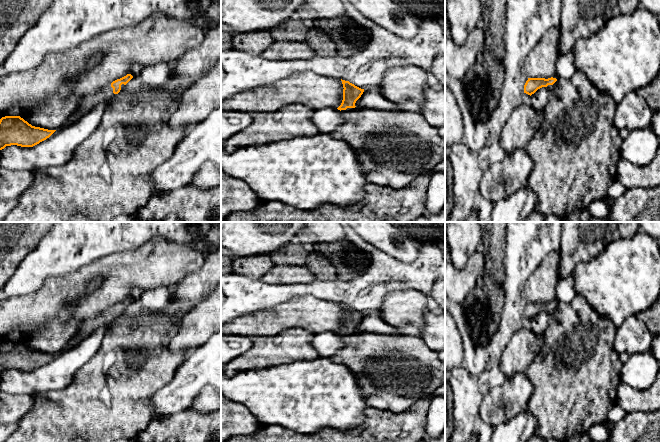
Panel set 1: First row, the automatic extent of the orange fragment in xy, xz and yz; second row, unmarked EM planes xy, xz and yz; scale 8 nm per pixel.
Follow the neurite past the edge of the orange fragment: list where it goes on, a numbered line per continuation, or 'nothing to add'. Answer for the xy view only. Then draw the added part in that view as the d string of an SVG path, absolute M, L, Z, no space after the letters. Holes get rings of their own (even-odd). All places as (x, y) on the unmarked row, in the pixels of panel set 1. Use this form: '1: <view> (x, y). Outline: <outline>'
1: xy (87, 327). Outline: M111 307L105 309L100 315L95 318L84 320L81 322L75 336L67 344L66 348L71 348L78 345L86 337L90 336L95 330L100 327L111 325L116 318L113 317Z

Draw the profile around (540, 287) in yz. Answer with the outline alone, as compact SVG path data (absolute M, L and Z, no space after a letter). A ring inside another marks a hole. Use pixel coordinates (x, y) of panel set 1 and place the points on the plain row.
M552 251L544 257L541 264L529 276L526 282L528 302L551 302L556 299L557 272L560 266L560 254Z

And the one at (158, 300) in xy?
M160 286L143 291L141 297L133 301L119 317L129 319L166 312L174 298L174 288L171 287Z

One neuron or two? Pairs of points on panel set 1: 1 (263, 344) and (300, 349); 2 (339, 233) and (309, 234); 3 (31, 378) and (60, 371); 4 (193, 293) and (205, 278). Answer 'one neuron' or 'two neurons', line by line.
1: one neuron
2: one neuron
3: one neuron
4: one neuron

